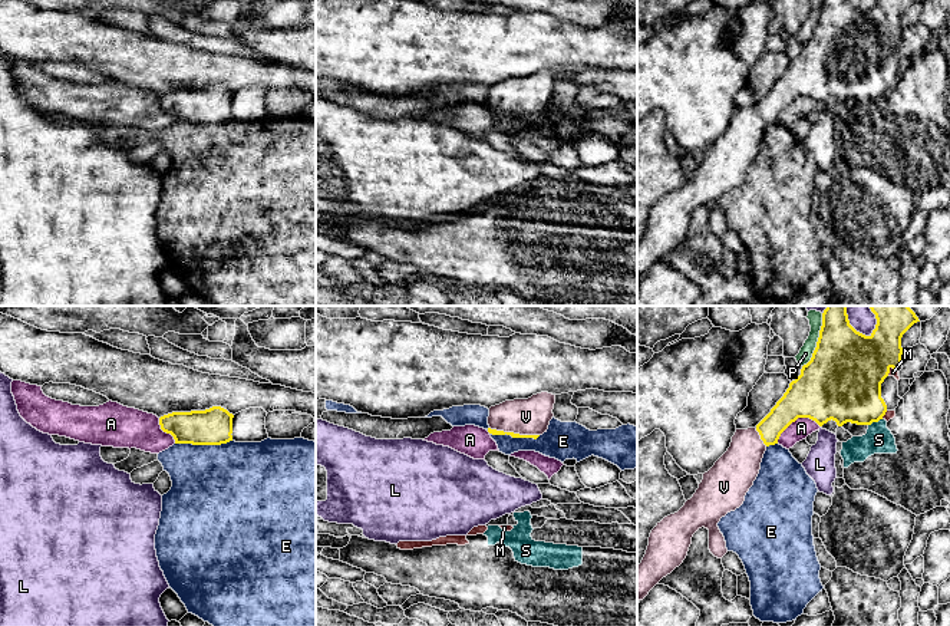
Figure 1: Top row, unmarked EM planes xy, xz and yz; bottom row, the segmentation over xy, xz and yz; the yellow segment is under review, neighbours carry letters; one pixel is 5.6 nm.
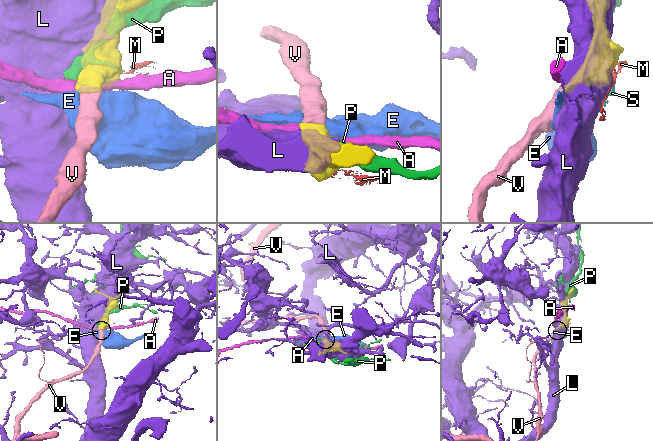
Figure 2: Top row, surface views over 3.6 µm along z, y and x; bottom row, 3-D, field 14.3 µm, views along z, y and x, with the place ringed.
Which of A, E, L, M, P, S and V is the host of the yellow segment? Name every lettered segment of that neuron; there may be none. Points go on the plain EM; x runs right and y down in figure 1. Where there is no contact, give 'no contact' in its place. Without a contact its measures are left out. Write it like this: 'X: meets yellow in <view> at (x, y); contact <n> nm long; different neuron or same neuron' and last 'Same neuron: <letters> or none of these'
A: meets yellow in yz at (795, 98); contact 260 nm long; different neuron
E: meets yellow in xy at (203, 122); contact 320 nm long; different neuron
L: meets yellow in yz at (864, 13); contact 170 nm long; different neuron
M: meets yellow in yz at (889, 48); contact 70 nm long; different neuron
P: meets yellow in yz at (817, 23); contact 280 nm long; different neuron
S: meets yellow in yz at (874, 99); contact 90 nm long; different neuron
V: meets yellow in xz at (513, 111); contact 280 nm long; same neuron
Same neuron: V

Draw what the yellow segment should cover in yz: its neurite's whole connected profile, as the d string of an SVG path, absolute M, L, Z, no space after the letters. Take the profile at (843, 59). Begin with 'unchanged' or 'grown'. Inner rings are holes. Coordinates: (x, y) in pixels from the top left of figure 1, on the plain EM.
grown; M822 0L817 26L811 39L802 45L801 53L789 62L784 75L776 80L771 90L755 105L748 108L736 108L728 129L715 141L715 144L703 152L699 167L690 178L674 192L664 195L652 208L649 224L641 241L637 244L637 277L643 279L659 260L679 246L687 234L693 212L705 205L709 208L709 228L722 237L726 231L726 220L720 211L718 201L728 191L739 187L749 167L756 158L763 132L769 123L778 122L781 112L798 96L809 96L819 105L828 99L835 99L838 105L847 101L857 103L871 103L883 98L887 89L895 89L900 80L898 59L890 55L890 47L901 45L901 16L917 0L877 0L870 14L857 10L850 0Z

